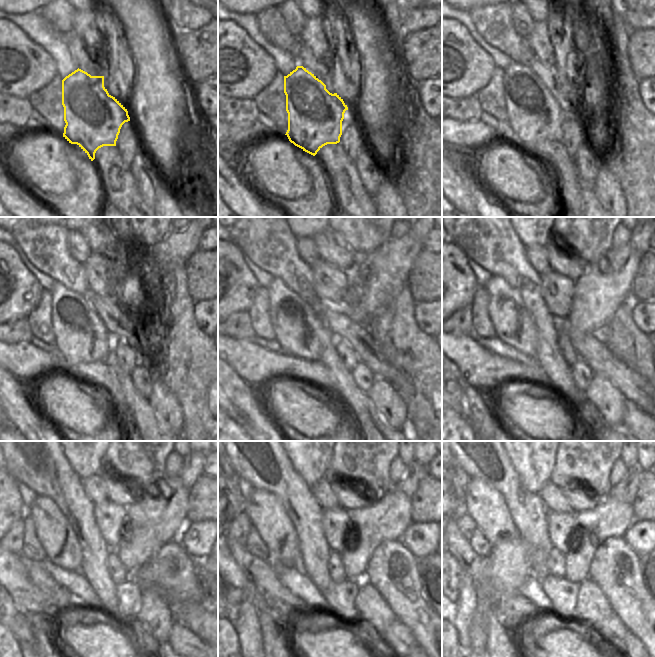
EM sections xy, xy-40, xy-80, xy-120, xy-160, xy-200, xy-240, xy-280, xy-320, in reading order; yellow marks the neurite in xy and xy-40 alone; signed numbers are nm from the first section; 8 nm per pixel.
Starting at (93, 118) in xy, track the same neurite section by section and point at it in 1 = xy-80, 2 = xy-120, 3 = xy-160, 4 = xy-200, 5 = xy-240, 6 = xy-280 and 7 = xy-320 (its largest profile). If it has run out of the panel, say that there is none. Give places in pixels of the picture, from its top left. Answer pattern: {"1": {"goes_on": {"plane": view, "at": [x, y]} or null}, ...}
{"1": {"goes_on": {"plane": "xy-80", "at": [534, 115]}}, "2": {"goes_on": {"plane": "xy-120", "at": [80, 335]}}, "3": {"goes_on": {"plane": "xy-160", "at": [299, 328]}}, "4": {"goes_on": {"plane": "xy-200", "at": [514, 325]}}, "5": {"goes_on": {"plane": "xy-240", "at": [53, 531]}}, "6": {"goes_on": {"plane": "xy-280", "at": [265, 511]}}, "7": {"goes_on": {"plane": "xy-320", "at": [486, 506]}}}

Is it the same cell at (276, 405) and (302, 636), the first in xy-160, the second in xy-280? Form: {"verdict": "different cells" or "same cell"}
{"verdict": "same cell"}

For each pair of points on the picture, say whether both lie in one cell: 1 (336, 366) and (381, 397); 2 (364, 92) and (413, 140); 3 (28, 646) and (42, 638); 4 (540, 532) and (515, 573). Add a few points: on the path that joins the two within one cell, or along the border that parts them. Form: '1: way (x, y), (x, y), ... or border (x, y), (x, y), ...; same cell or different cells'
1: border (365, 393), (378, 413); different cells
2: border (399, 101), (395, 127), (401, 133), (402, 147); different cells
3: border (33, 636), (38, 646); different cells
4: border (518, 535), (527, 551), (532, 575); different cells

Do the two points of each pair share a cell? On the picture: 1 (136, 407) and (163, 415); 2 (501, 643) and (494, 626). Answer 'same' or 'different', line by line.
1: different
2: same

